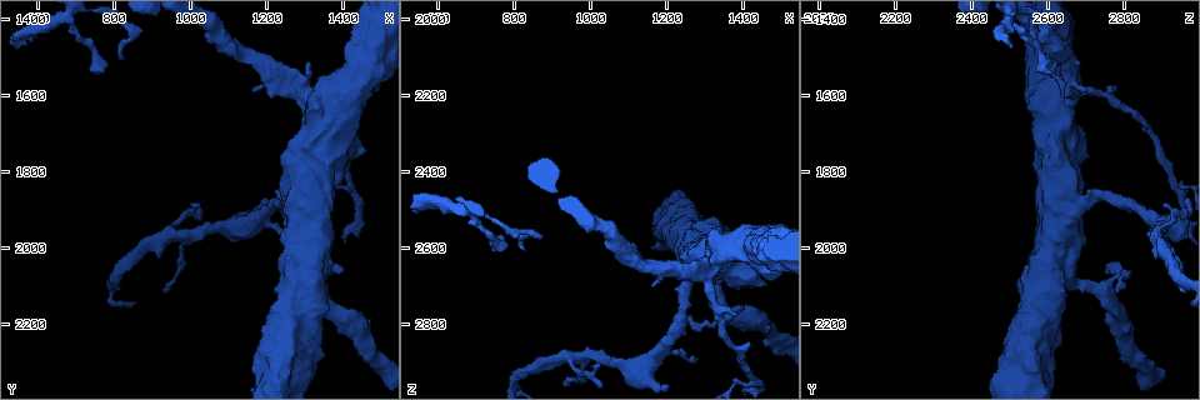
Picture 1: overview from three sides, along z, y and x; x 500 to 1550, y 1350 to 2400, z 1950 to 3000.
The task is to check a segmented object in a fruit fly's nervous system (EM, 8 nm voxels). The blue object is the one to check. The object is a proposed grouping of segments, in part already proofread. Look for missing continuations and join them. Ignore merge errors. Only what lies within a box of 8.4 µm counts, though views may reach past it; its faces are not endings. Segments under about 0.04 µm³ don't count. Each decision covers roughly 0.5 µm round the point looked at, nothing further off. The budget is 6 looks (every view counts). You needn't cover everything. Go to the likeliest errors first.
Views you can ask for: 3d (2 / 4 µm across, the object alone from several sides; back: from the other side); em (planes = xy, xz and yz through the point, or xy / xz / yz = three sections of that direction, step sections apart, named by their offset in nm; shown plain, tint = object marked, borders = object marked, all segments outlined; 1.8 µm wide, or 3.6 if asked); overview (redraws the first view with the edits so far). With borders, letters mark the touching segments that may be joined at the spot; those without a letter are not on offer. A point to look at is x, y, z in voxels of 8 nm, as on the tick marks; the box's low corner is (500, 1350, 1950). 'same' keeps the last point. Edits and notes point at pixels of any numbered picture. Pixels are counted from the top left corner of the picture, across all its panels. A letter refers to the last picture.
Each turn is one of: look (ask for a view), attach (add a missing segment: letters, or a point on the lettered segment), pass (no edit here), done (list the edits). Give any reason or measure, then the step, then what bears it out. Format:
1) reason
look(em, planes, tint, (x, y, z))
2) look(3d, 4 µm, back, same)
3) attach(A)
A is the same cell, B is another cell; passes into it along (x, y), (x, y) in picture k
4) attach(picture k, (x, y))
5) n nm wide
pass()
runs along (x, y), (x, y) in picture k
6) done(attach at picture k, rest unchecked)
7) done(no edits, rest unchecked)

branch stops here
look(em, planes, borders, (1310, 1515, 2625))

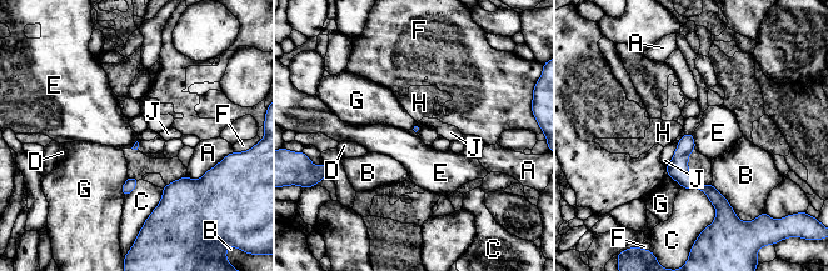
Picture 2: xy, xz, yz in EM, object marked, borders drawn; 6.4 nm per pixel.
pass()
A, B, C, D, E, F, G, H and J are other cells; runs along (687, 136), (682, 172), (721, 205) in picture 2; no lettered segment goes on from it

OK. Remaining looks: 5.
free end
look(3d, 2 µm, back, (1260, 2115, 2780))

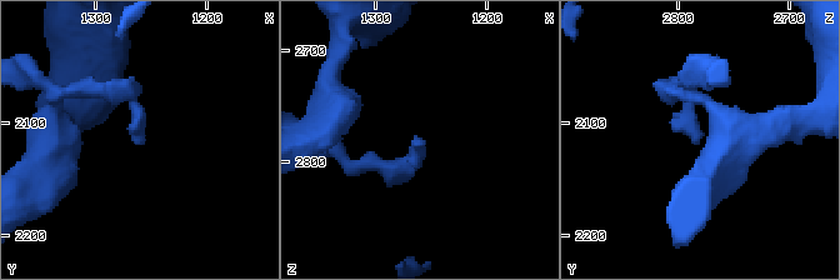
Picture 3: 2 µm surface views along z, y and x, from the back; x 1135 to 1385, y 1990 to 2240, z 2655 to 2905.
now the EM
look(em, planes, borders, (1260, 2114, 2780))

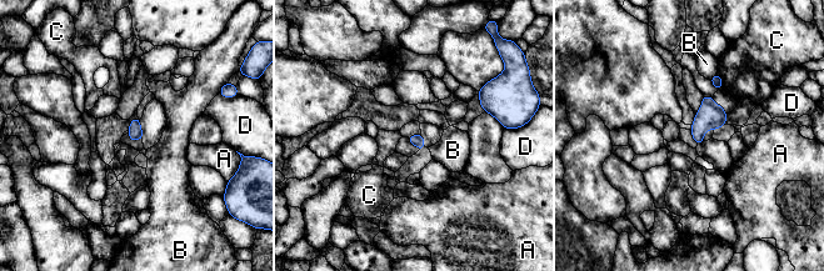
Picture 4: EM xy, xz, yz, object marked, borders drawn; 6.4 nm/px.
C touches over 110 nm
pass()
A, B, C and D are other cells; border along (717, 73), (723, 88) in picture 4; no lettered segment goes on from it

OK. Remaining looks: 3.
branch stops here
look(em, xz, step 4, borders, (780, 1540, 2575))

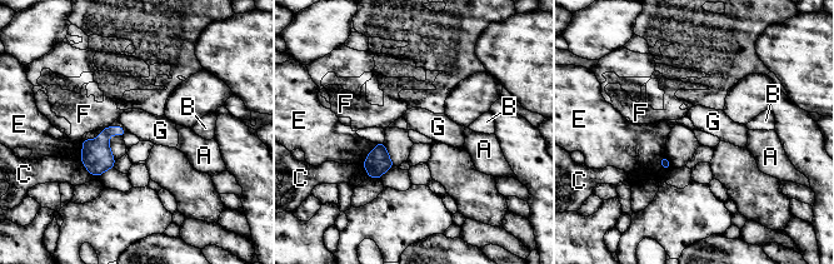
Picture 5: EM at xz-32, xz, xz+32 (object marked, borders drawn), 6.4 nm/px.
look(em, planes, borders, same)

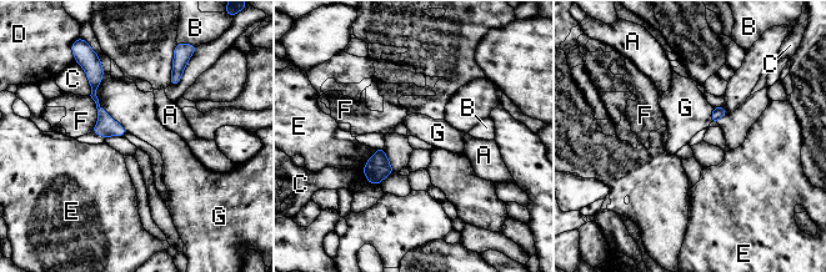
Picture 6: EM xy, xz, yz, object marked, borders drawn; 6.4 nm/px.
pass()
A, B, C, D, E, F and G are other cells; runs along (98, 75), (94, 97), (121, 132) in picture 6; none of them fits

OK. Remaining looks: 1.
done(no edits, rest unchecked)

